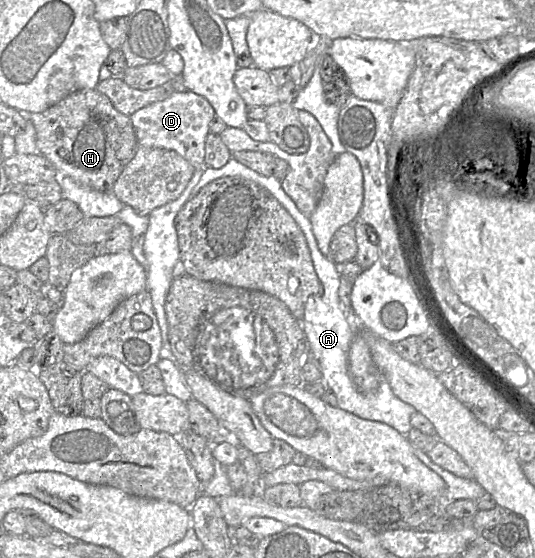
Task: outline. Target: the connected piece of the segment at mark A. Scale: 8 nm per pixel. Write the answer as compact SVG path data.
M231 158L226 165L221 168L196 168L193 176L188 182L187 190L191 190L186 203L191 197L195 196L202 187L209 182L227 176L239 176L251 180L258 185L266 188L281 203L296 221L305 235L315 272L323 286L321 297L309 299L306 303L304 316L301 325L308 343L308 351L317 360L322 373L322 379L327 383L329 389L337 398L337 407L350 412L362 419L378 421L389 425L403 435L407 435L412 428L410 424L411 416L417 412L414 407L400 400L392 391L386 380L381 381L375 391L363 393L357 389L348 372L348 353L351 342L357 333L353 319L349 316L346 309L341 305L338 298L338 288L340 284L340 274L337 265L323 255L318 248L317 240L314 236L309 216L300 212L282 187L282 181L275 177L263 176L256 171L248 168L239 161Z

